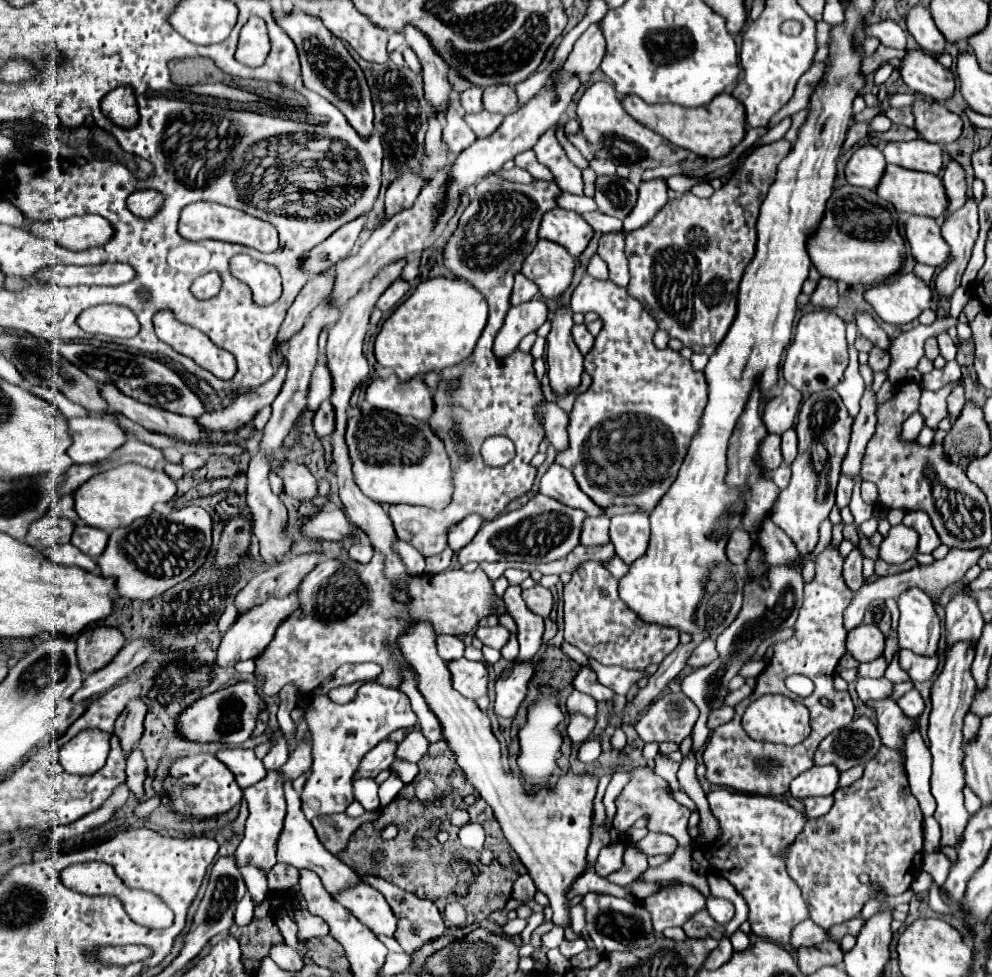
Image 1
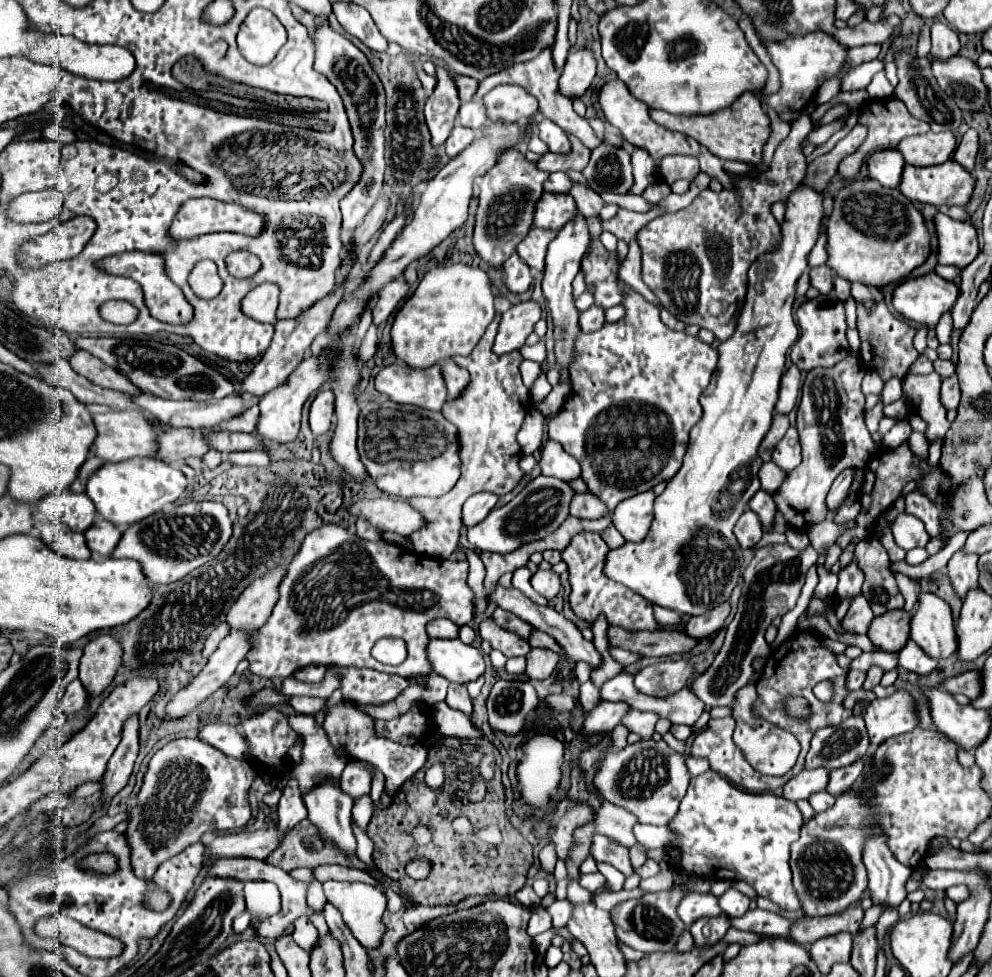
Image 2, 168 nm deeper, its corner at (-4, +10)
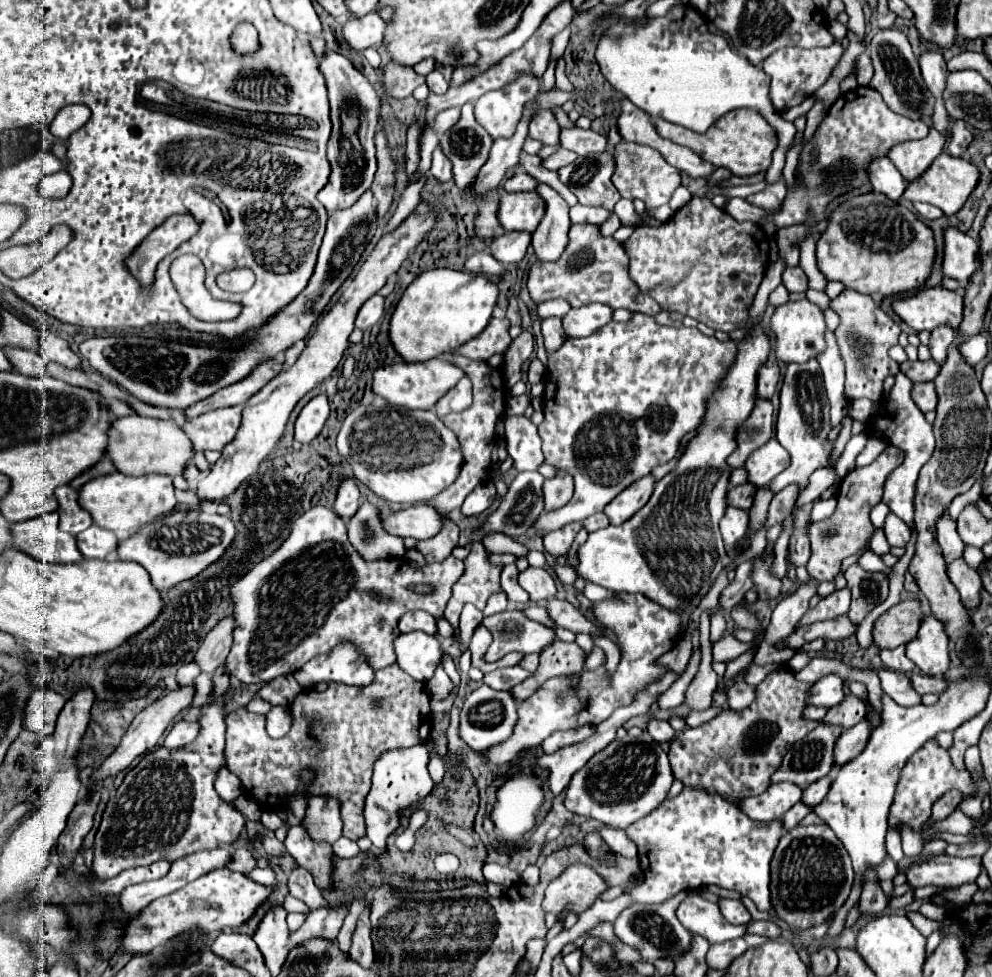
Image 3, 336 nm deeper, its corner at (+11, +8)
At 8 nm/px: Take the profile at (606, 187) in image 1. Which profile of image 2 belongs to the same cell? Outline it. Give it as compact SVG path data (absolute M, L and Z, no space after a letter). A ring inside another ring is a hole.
M606 143L592 151L590 163L582 173L598 193L628 193L634 185L630 155L624 149L616 149Z

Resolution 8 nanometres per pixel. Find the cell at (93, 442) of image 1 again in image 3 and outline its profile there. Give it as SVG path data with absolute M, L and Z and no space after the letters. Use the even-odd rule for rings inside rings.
M131 415L131 417L115 419L111 423L107 457L125 475L149 475L149 473L163 473L169 477L183 475L183 469L193 455L195 455L193 443L173 419Z

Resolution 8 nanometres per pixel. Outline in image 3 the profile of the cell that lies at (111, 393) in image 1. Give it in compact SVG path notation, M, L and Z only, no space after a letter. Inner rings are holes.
M43 329L39 333L39 345L41 345L41 353L51 359L51 361L57 361L65 367L79 367L79 357L69 349L69 343L61 337L55 337L51 331Z

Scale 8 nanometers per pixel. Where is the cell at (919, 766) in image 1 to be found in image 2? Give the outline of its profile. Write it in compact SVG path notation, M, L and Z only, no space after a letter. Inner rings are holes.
M896 691L890 697L874 699L864 715L870 743L878 747L888 737L908 733L918 727L918 699L908 691Z

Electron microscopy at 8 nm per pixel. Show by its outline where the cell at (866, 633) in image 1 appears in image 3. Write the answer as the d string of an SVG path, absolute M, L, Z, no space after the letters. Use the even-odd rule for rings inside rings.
M917 599L899 601L875 623L873 645L879 649L893 649L903 643L909 643L913 637L917 637L921 617L925 617L921 609L921 601Z

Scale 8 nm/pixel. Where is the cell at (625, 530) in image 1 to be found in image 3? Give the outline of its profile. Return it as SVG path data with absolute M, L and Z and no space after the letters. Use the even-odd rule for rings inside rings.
M649 473L649 477L643 477L641 481L635 481L625 489L623 493L617 495L617 501L611 501L605 507L605 513L611 519L611 525L621 525L625 523L635 511L639 511L651 497L655 487L655 477Z

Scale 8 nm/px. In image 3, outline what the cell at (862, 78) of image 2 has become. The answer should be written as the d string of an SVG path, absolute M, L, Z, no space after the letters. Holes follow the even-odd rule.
M841 45L831 47L815 47L815 49L779 49L771 57L763 61L763 71L771 77L771 101L779 113L803 103L811 93L815 93L831 75L833 67L843 55Z

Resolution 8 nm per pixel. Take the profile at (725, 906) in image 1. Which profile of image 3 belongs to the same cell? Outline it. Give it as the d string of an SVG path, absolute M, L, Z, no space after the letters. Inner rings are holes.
M721 899L719 907L721 907L723 917L729 923L733 923L733 925L747 925L747 923L751 923L751 913L745 909L745 905L741 901L737 901L737 899Z

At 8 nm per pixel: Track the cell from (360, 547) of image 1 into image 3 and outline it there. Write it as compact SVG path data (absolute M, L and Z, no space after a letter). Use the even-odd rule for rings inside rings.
M343 477L337 489L337 499L335 499L333 509L341 517L349 517L357 507L359 507L359 487L351 477Z

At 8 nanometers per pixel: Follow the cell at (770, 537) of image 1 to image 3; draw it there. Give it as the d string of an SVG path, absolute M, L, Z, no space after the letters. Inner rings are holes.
M749 483L731 487L729 493L727 493L727 505L741 507L741 509L751 509L753 499L755 499L755 491L757 491L757 489L755 489L753 485L749 485Z

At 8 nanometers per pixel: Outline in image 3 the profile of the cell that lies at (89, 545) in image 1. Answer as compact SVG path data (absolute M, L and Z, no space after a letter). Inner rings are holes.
M91 525L77 535L77 547L85 559L107 559L117 551L117 537L113 531Z

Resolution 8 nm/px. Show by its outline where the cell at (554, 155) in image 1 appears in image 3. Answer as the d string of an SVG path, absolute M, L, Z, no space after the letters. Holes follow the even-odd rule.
M537 109L529 119L529 137L543 141L545 145L555 145L559 141L559 123L555 115L547 109Z

